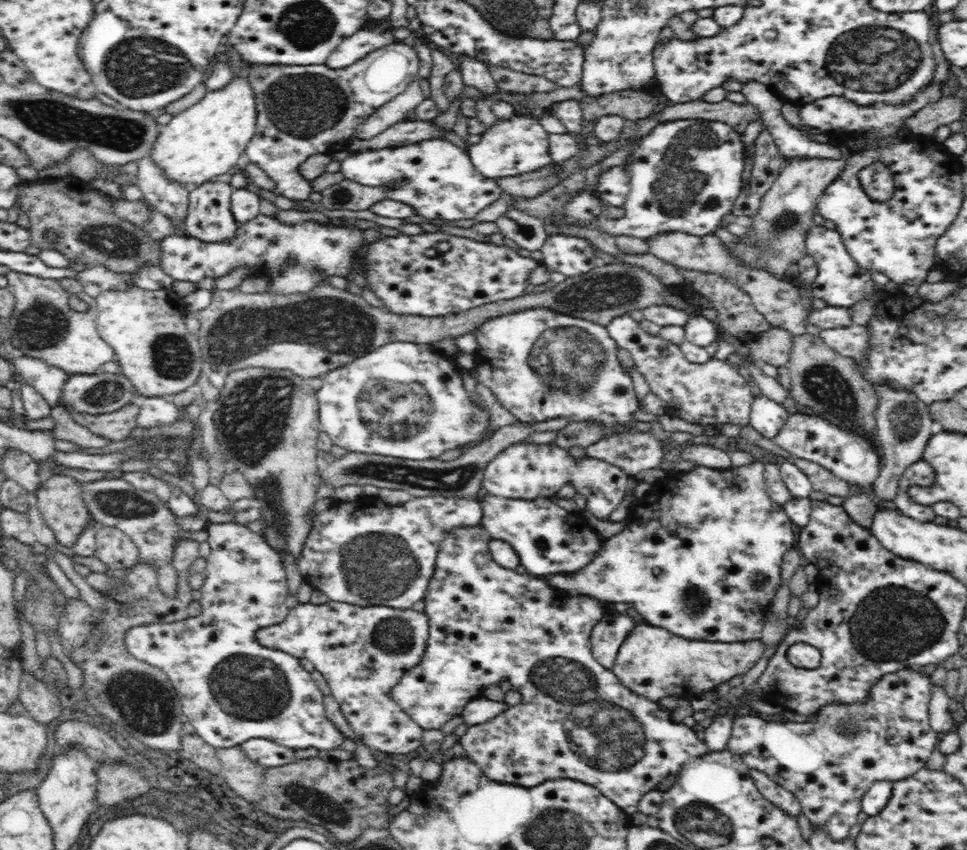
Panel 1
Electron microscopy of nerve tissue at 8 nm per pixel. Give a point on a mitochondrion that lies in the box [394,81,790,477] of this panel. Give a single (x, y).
(571, 364)

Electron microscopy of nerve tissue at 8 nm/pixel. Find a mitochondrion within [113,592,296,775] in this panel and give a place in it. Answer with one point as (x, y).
(251, 687)

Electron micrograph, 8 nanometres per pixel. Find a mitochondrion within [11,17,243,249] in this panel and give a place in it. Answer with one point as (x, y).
(137, 67)

